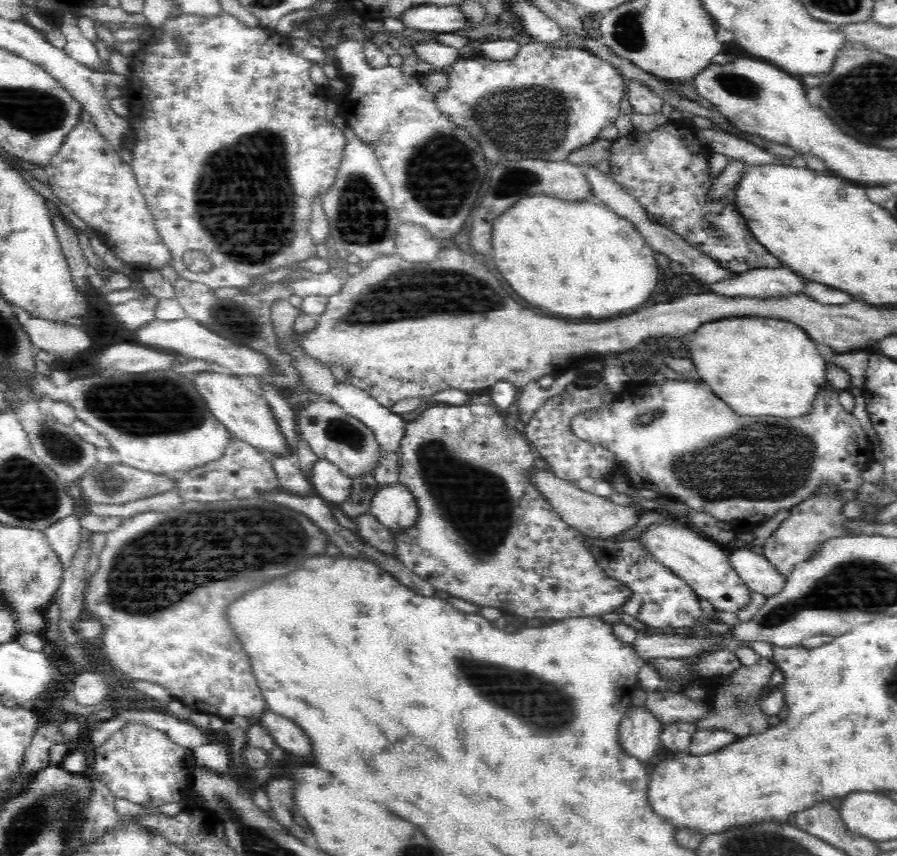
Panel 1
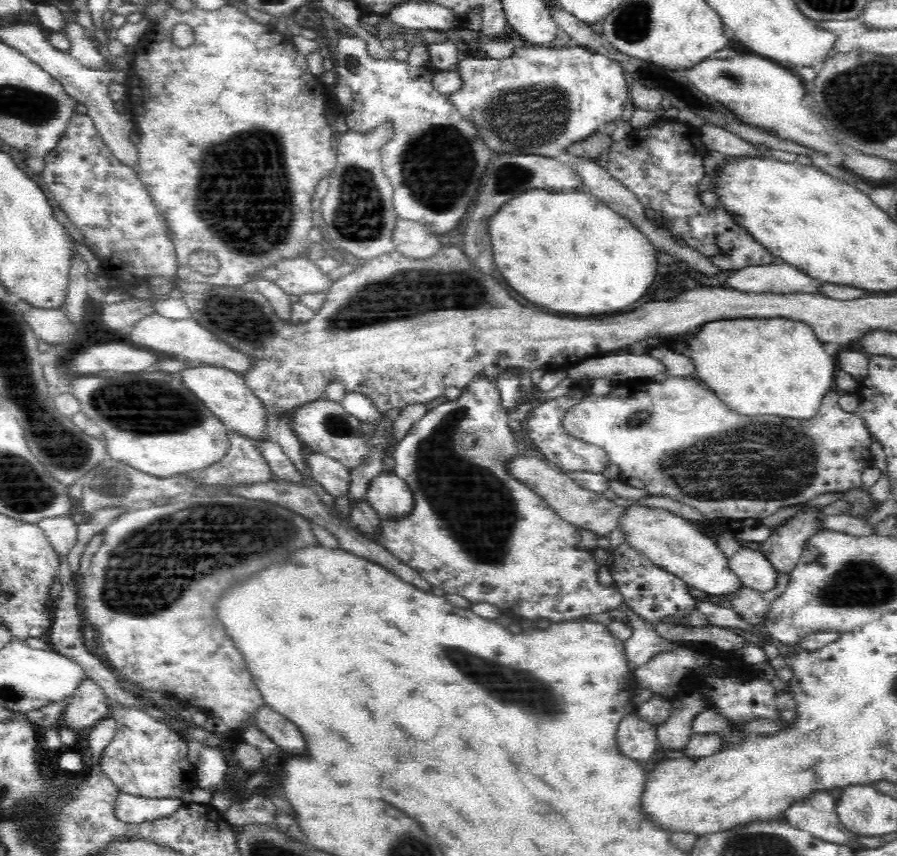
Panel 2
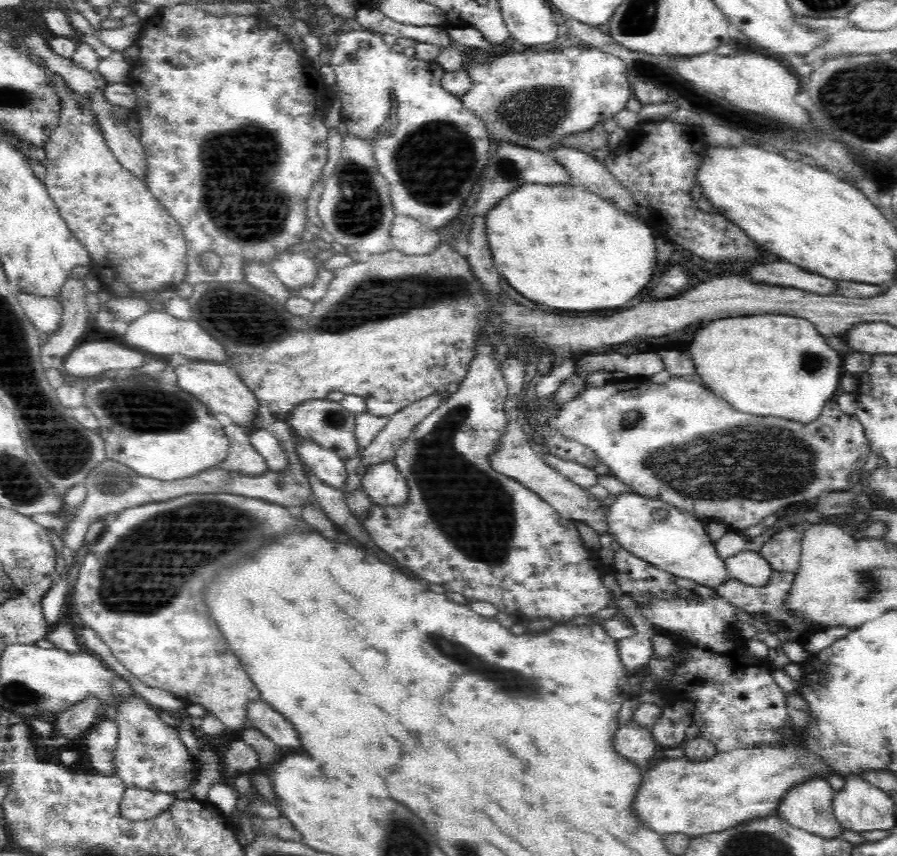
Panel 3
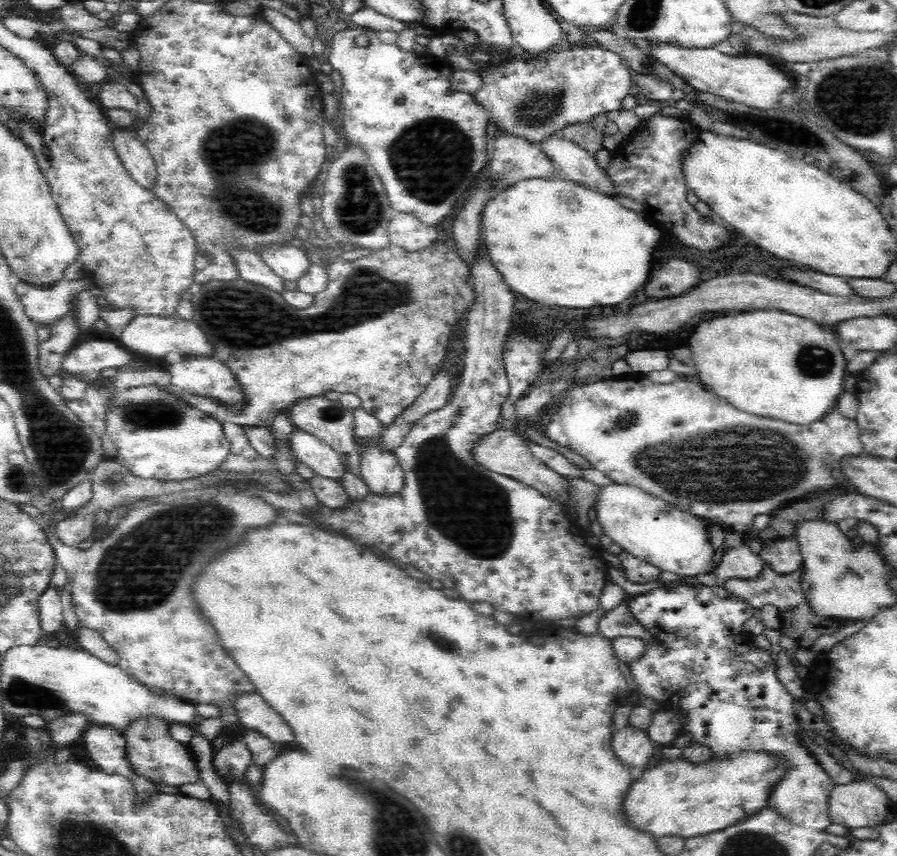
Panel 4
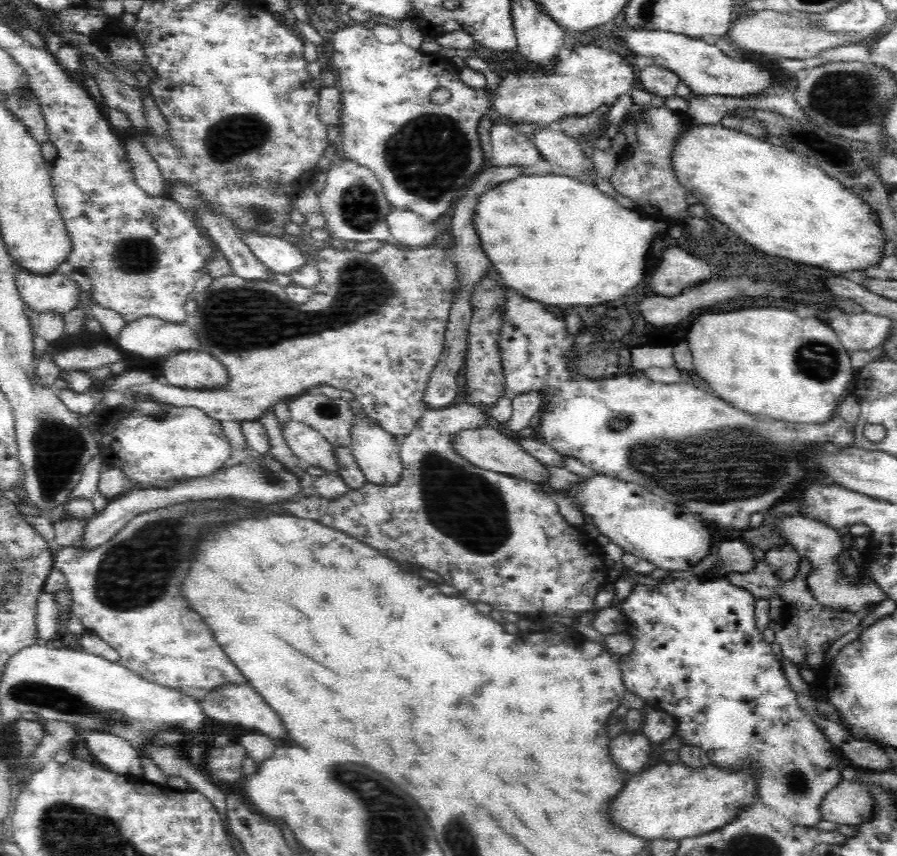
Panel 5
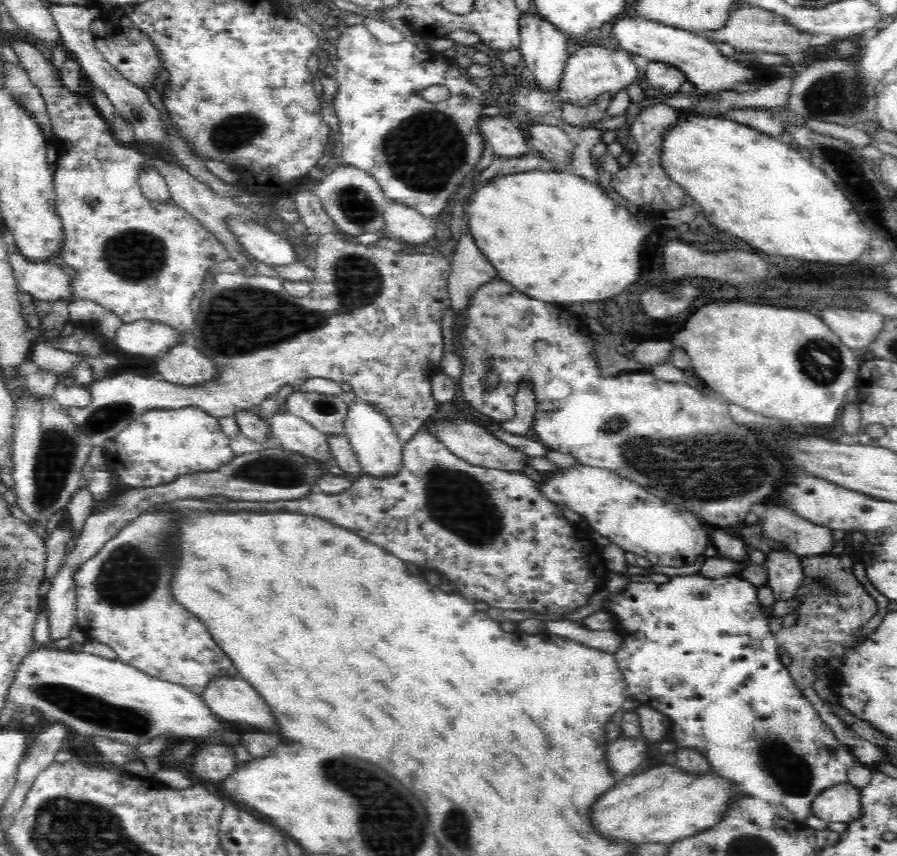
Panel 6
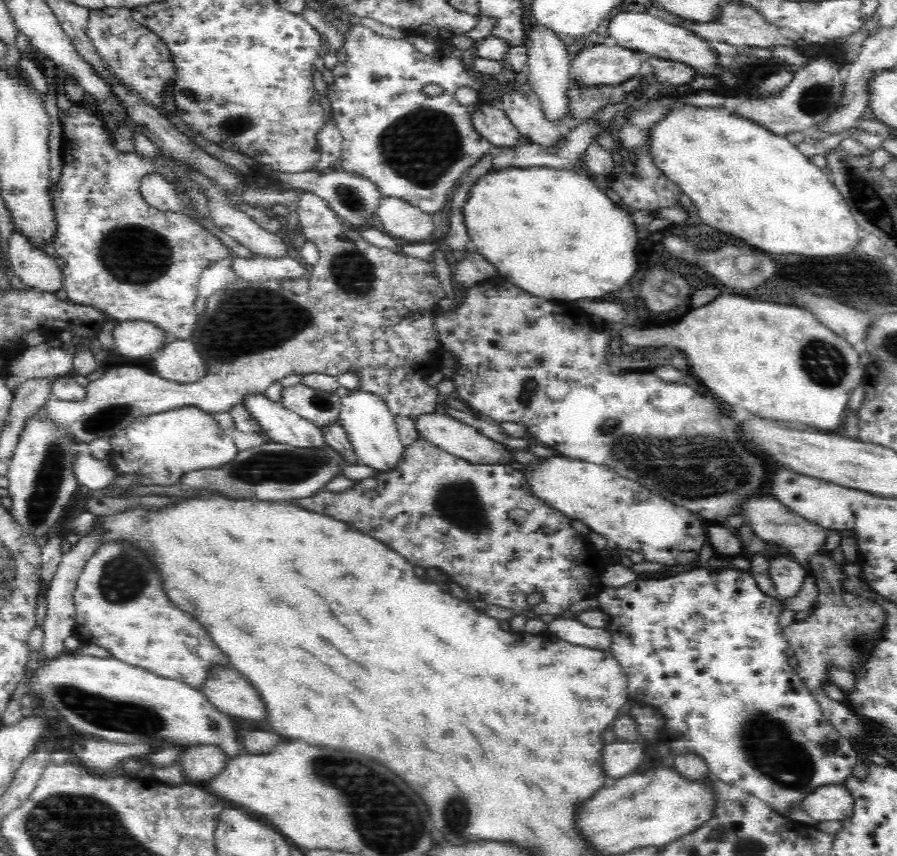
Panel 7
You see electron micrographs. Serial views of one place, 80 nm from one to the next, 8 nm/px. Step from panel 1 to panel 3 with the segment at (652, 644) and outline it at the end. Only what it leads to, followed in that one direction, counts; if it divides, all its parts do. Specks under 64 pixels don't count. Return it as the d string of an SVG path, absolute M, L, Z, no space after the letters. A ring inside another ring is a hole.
M623 595L618 602L619 609L625 612L634 627L636 634L630 638L619 640L619 657L623 661L625 670L634 674L654 655L654 646L650 637L656 634L653 624L640 613L638 603L628 595Z

